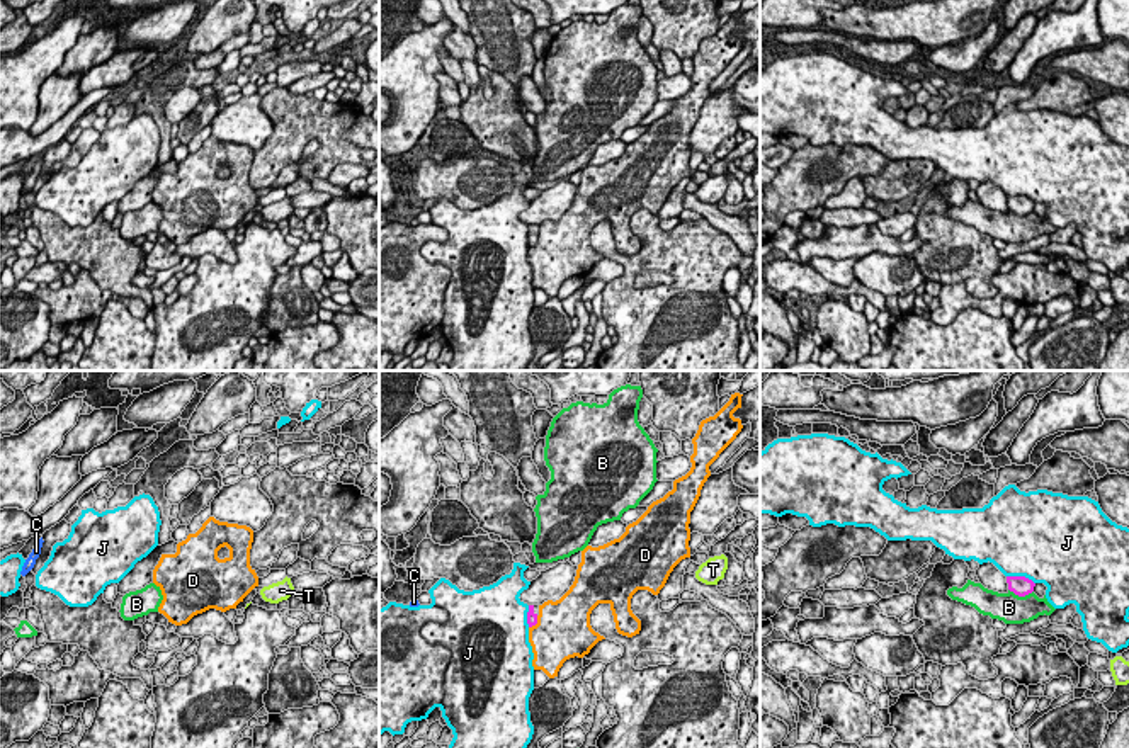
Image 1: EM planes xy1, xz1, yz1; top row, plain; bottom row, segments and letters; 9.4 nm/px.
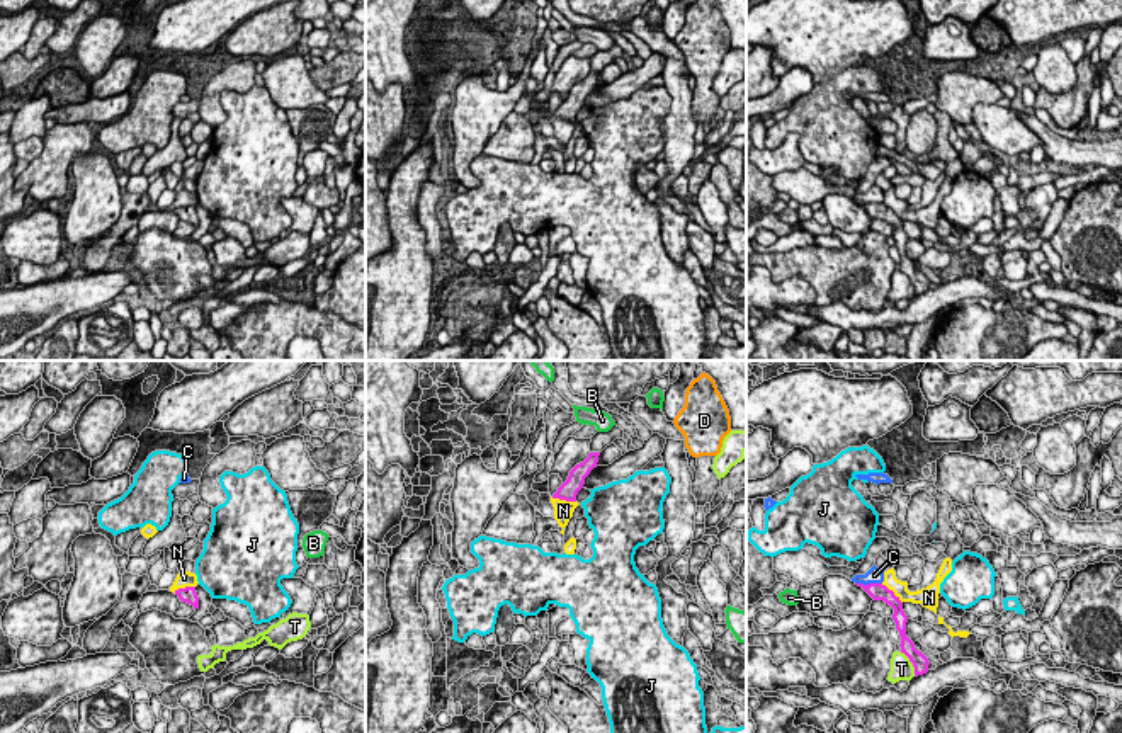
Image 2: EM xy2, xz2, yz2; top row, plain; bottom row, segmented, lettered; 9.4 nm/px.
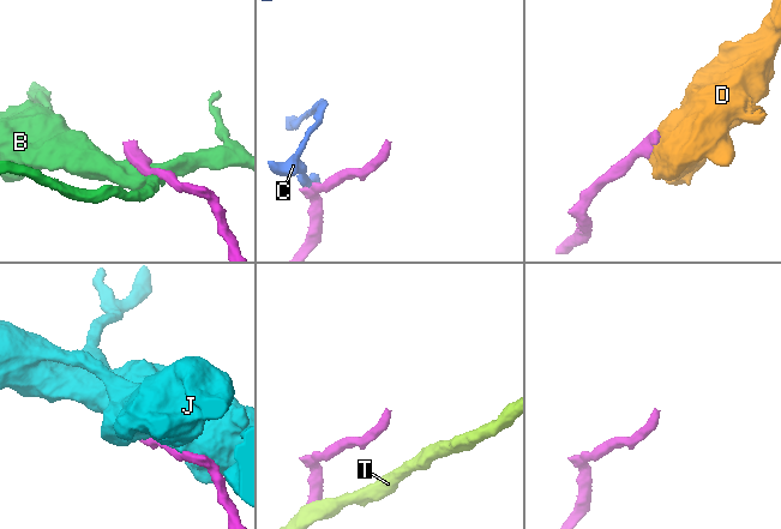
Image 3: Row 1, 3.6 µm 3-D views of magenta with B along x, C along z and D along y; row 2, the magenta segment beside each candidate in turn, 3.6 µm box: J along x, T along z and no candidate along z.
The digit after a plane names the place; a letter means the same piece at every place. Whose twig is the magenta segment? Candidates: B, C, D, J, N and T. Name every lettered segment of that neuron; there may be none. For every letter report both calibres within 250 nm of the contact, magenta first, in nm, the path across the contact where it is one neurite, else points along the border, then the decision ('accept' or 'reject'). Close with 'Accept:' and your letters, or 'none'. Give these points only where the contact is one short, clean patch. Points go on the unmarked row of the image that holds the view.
B: 190/280 nm | reject
C: 160/160 nm | along yz2 (855, 201), (881, 203) | reject
D: 100/500 nm | along xz1 (538, 235), (538, 240), (529, 247) | reject
J: 190/480 nm | reject
N: 180/190 nm | along xz2 (551, 116), (575, 121) | reject
T: 160/220 nm | reject
Accept: none

